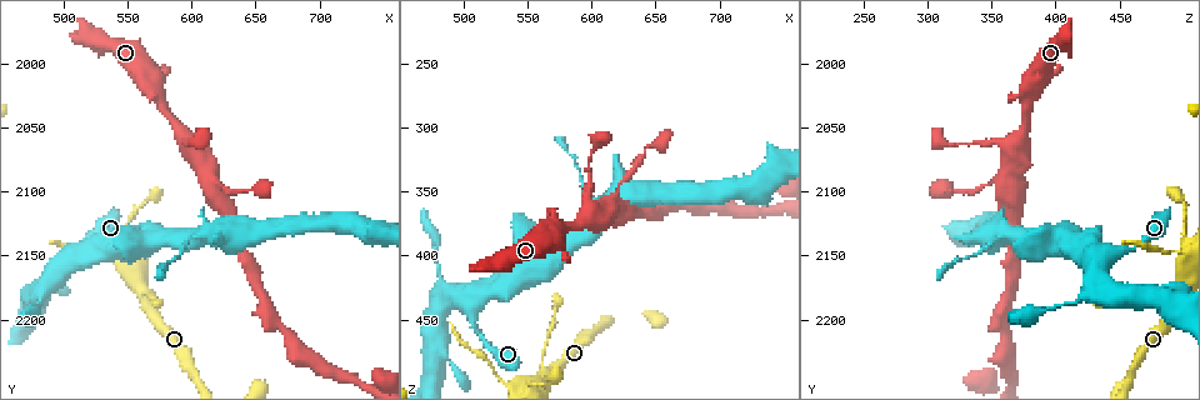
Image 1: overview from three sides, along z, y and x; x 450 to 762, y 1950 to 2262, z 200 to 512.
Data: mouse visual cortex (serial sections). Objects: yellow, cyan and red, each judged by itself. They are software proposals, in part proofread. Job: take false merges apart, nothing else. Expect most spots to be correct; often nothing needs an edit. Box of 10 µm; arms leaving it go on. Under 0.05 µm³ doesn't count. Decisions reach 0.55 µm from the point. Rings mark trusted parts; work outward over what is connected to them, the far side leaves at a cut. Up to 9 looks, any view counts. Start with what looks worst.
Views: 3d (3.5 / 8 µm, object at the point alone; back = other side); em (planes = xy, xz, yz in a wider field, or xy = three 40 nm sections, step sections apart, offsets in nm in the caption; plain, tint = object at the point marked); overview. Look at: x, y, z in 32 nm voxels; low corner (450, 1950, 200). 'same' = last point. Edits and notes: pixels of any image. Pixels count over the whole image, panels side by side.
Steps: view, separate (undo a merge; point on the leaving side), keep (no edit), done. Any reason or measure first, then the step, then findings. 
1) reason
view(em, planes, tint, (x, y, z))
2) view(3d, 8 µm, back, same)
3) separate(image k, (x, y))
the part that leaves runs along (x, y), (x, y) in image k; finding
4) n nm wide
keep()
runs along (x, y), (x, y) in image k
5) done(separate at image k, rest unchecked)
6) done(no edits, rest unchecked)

thick turns thin
view(3d, 3.5 µm, (562, 2182, 490))

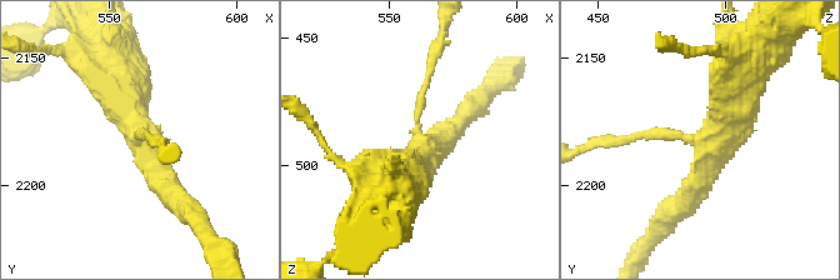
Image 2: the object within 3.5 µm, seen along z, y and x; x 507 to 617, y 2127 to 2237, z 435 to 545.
keep()
runs along (681, 200), (714, 146), (673, 135), (621, 139) in image 2; continuous, no second cell

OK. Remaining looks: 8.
small branch off a trunk
view(3d, 8 µm, (484, 2176, 426))

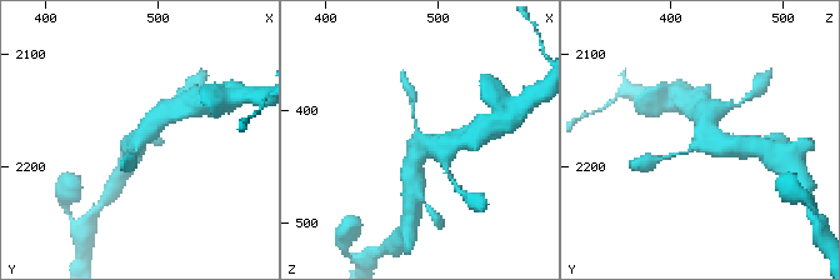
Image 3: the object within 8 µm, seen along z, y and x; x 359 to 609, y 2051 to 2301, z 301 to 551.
shape alone is not enough
view(em, xy, step 1, tint, same)

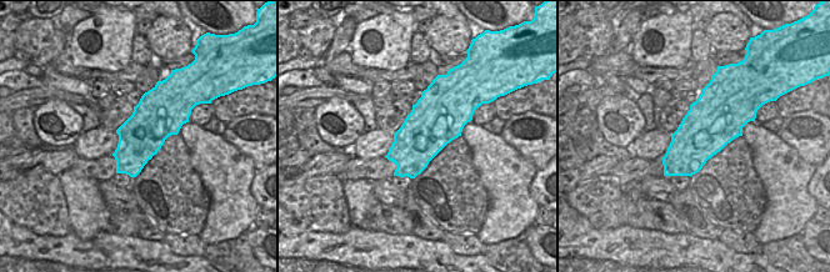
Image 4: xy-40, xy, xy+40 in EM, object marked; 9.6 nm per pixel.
arms of 150, 400, 600 nm
keep()
runs along (166, 109), (133, 146) in image 3; all the same cell

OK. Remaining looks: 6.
a narrow waist
view(3d, 3.5 µm, (596, 2064, 330))

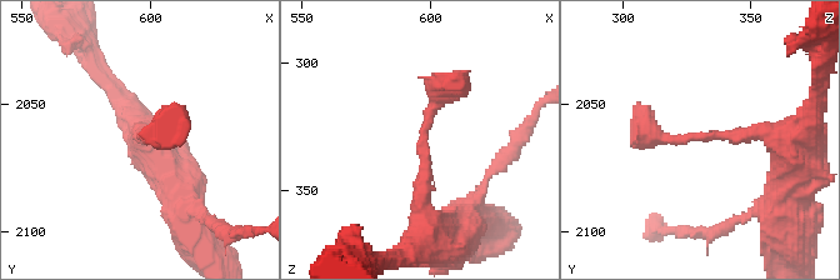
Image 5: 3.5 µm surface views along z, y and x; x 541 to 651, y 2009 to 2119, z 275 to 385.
arms of 200, 300 nm; now the EM
view(em, planes, tint, (598, 2063, 329))

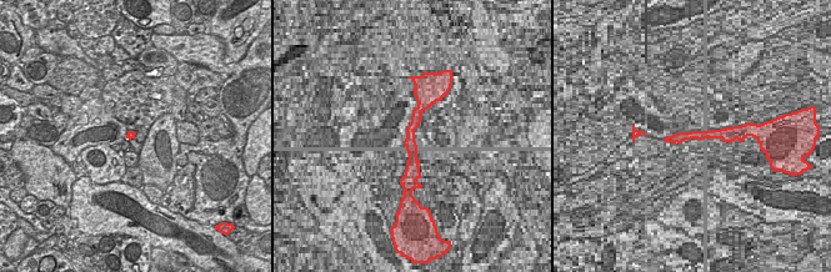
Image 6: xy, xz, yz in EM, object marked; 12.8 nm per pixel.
keep()
runs along (424, 221), (428, 113), (459, 80) in image 5; all the same cell

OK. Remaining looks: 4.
a fork
view(3d, 8 µm, back, (566, 2138, 398))

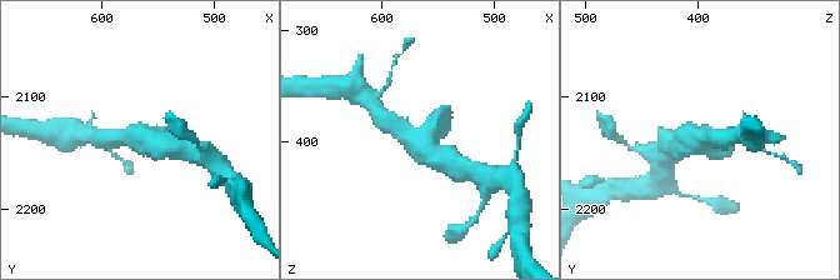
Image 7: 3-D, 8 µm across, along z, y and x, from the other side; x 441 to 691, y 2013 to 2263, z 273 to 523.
view(3d, 3.5 µm, same)

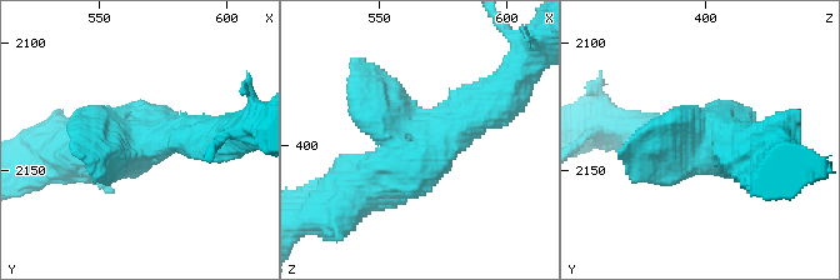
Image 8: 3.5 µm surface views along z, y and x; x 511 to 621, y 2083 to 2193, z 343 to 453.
view(em, xy, step 5, tint, (567, 2139, 401))

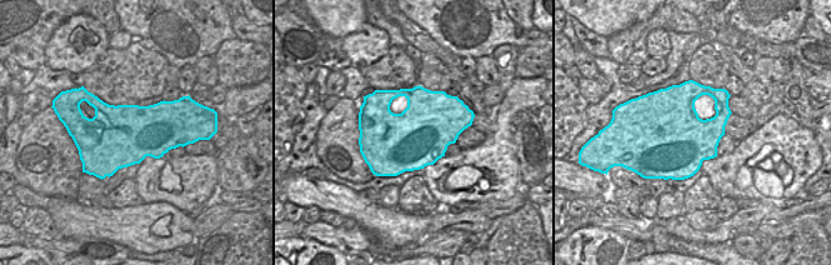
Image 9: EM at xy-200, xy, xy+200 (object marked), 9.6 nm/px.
keep()
runs along (351, 188), (394, 169), (489, 105) in image 8; all the same cell

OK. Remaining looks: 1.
done(no edits, rest unchecked)

